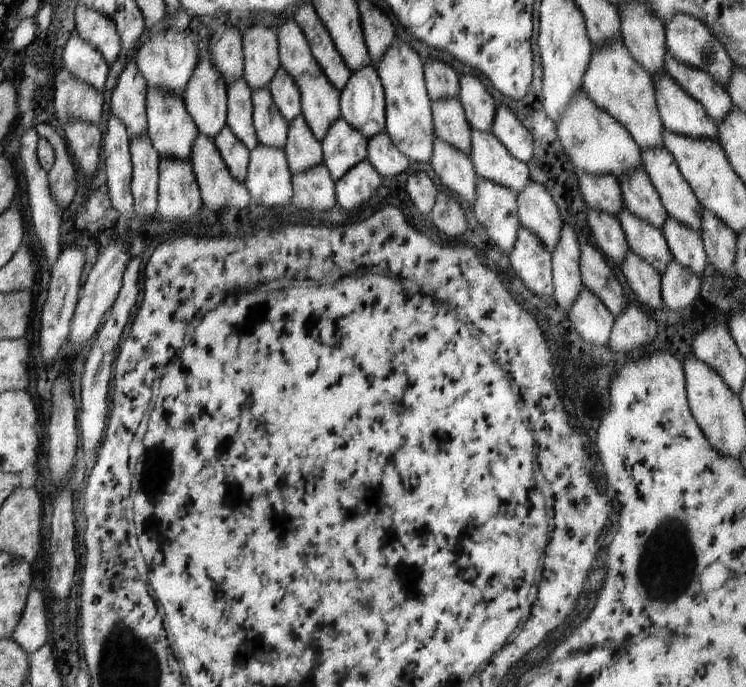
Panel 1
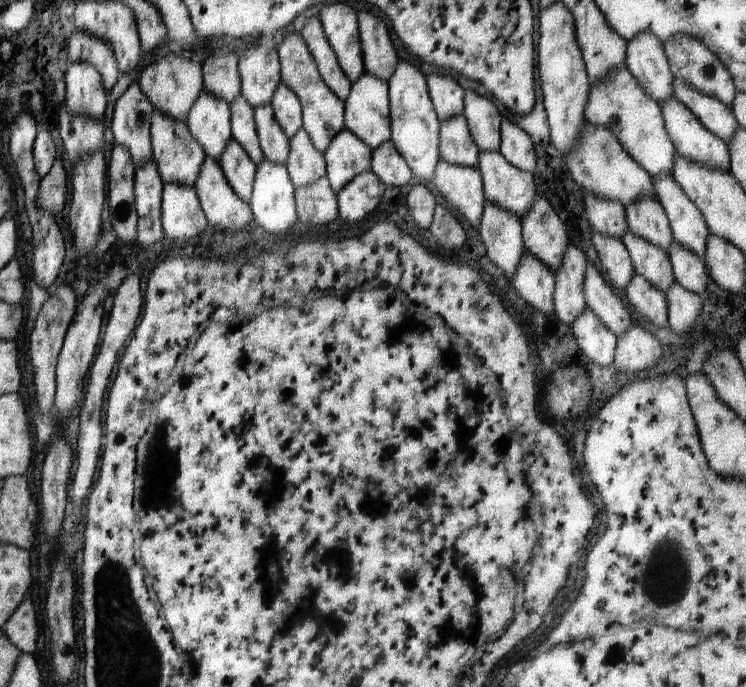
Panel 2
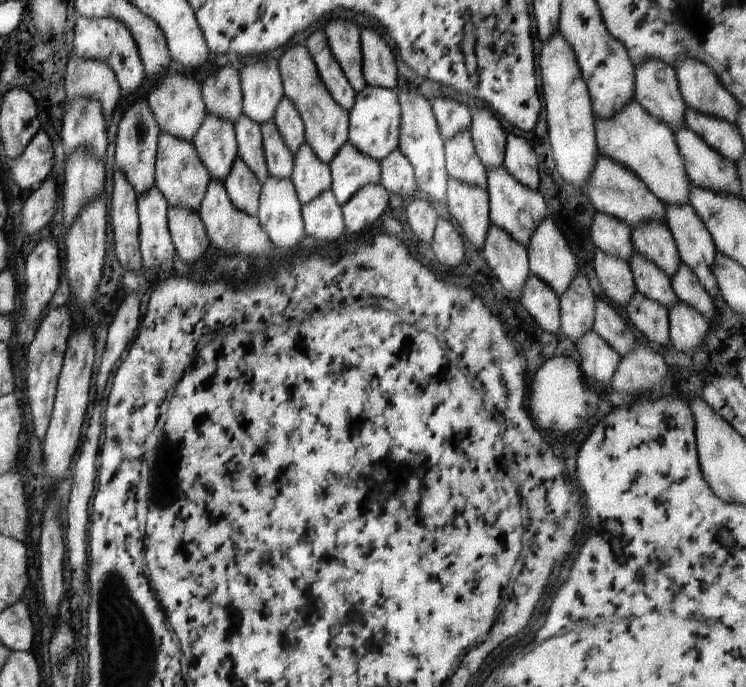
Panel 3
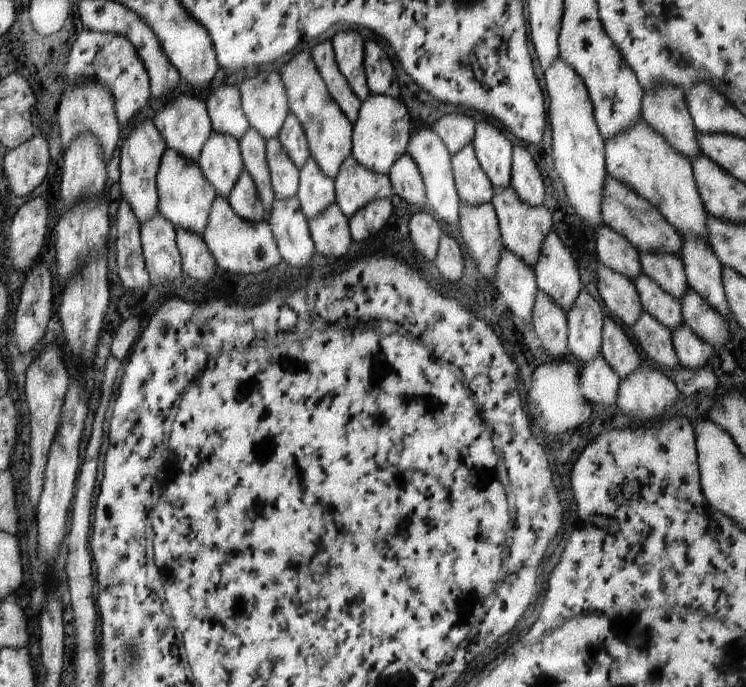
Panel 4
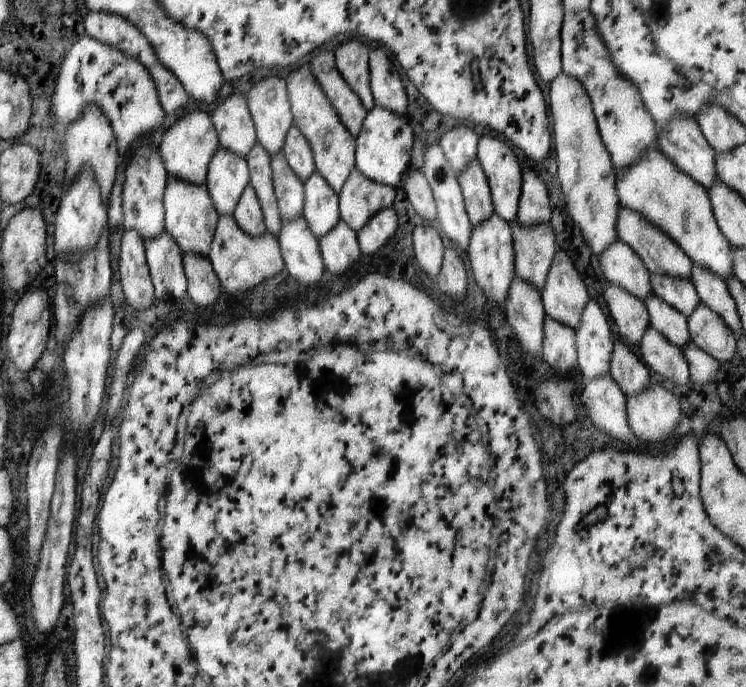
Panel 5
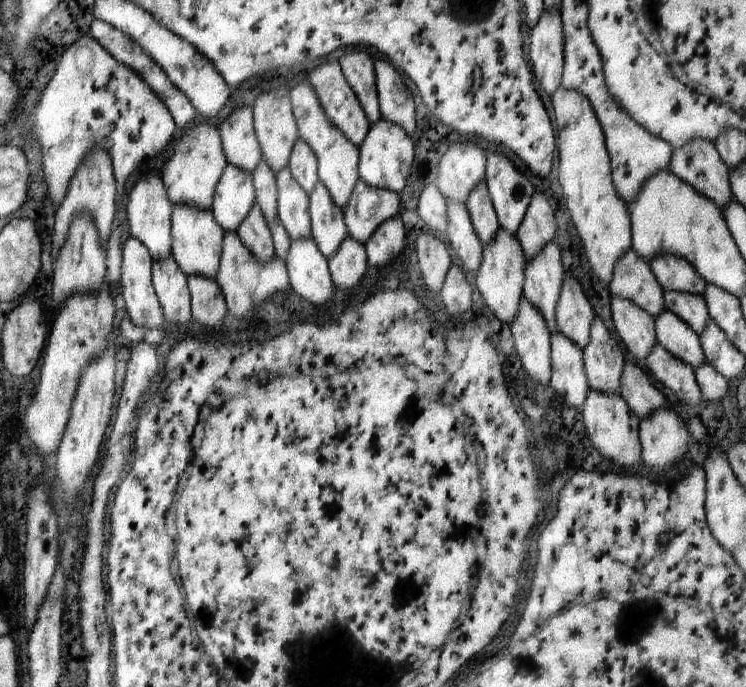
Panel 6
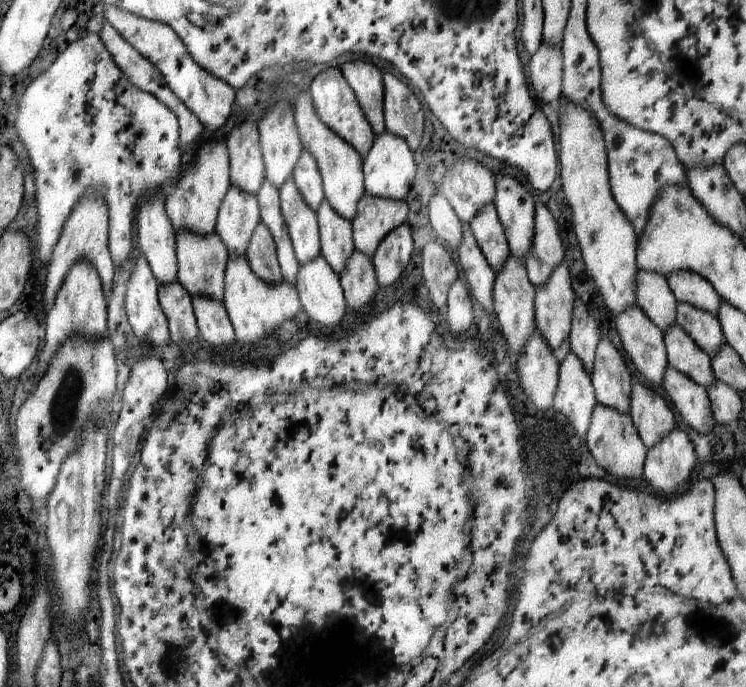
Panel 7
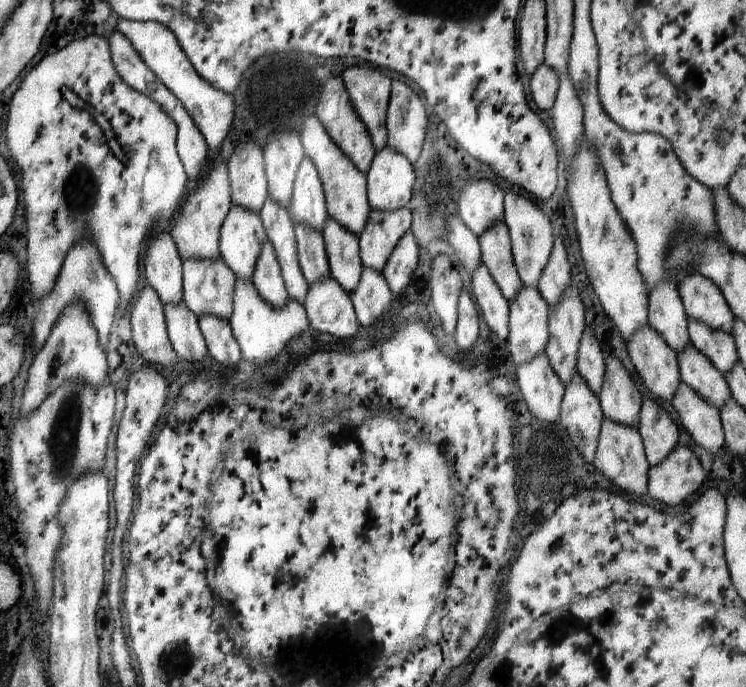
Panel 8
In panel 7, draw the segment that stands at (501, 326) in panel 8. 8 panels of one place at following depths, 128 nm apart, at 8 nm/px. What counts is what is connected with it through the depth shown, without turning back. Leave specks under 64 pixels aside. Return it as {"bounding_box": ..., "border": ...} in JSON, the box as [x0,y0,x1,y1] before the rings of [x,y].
{"bounding_box":[458,224,494,316],"border":[[[462,224],[462,242],[458,246],[458,260],[468,280],[470,292],[484,312],[494,316],[494,271],[482,254],[469,224]]]}

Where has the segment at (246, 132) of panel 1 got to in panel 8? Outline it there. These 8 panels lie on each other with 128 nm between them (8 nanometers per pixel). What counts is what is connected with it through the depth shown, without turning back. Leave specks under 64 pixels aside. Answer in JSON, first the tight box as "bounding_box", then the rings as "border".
{"bounding_box":[259,198,309,305],"border":[[[269,198],[259,216],[267,240],[274,248],[288,297],[304,305],[309,285],[301,272],[295,226],[290,221],[287,209]]]}

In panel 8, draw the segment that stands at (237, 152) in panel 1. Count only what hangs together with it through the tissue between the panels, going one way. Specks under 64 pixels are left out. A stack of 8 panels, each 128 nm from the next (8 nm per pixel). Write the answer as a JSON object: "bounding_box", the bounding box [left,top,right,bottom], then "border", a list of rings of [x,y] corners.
{"bounding_box":[251,240,289,309],"border":[[[268,240],[262,246],[251,282],[258,295],[270,307],[282,309],[288,303],[289,297],[281,276],[281,269],[274,248]]]}

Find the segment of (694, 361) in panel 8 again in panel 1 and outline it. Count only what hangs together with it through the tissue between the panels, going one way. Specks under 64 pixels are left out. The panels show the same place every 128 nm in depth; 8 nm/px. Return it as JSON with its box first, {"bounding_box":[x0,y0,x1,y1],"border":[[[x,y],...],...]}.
{"bounding_box":[616,206,673,274],"border":[[[626,206],[616,216],[624,230],[629,250],[652,264],[658,274],[664,274],[673,256],[662,231],[654,228],[650,222],[634,216],[630,210],[626,210]]]}

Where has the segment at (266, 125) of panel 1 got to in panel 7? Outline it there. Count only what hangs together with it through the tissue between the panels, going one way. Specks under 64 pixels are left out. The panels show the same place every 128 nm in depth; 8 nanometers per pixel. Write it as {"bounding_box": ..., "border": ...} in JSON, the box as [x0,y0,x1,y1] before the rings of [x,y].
{"bounding_box":[279,177,320,264],"border":[[[290,177],[279,188],[280,212],[300,264],[308,264],[320,254],[320,231],[316,213],[304,202],[294,180]]]}

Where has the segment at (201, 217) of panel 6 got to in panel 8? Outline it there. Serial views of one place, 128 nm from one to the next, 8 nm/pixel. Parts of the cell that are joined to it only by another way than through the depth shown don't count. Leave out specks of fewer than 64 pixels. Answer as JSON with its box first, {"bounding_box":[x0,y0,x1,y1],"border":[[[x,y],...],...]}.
{"bounding_box":[182,258,237,321],"border":[[[221,258],[217,260],[187,259],[182,262],[184,290],[182,301],[186,304],[188,311],[197,318],[211,315],[228,321],[233,312],[234,288],[237,282],[235,275]]]}

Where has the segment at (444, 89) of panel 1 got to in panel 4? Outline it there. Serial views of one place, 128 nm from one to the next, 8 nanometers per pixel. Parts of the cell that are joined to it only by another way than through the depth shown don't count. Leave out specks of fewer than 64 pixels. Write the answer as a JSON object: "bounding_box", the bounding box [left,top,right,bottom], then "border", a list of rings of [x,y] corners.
{"bounding_box":[433,114,475,156],"border":[[[448,114],[434,123],[433,130],[442,139],[451,156],[454,156],[458,150],[473,141],[475,123],[470,114]]]}

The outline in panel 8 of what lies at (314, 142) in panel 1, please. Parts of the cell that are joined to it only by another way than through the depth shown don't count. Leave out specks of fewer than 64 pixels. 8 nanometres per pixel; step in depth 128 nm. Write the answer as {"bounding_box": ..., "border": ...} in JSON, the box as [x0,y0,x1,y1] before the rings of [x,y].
{"bounding_box":[322,216,363,292],"border":[[[328,216],[322,228],[331,276],[346,292],[354,292],[360,282],[363,262],[358,237]]]}

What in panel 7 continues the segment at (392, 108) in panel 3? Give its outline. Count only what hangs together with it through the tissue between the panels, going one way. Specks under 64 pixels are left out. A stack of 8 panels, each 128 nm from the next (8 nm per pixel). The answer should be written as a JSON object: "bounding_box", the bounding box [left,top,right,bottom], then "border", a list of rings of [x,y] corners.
{"bounding_box":[362,131,415,200],"border":[[[384,131],[375,136],[374,144],[362,164],[365,192],[374,198],[392,198],[392,200],[404,200],[406,194],[412,188],[415,178],[415,158],[406,140]]]}

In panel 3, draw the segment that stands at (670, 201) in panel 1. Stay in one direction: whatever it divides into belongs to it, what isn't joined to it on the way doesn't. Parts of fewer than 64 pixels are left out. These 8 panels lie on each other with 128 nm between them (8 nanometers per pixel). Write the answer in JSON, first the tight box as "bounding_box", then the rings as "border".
{"bounding_box":[665,204,719,296],"border":[[[666,204],[665,211],[665,223],[672,233],[682,264],[686,264],[692,270],[692,274],[696,276],[706,292],[711,296],[719,294],[716,276],[714,276],[714,260],[716,260],[717,250],[705,224],[690,204]]]}

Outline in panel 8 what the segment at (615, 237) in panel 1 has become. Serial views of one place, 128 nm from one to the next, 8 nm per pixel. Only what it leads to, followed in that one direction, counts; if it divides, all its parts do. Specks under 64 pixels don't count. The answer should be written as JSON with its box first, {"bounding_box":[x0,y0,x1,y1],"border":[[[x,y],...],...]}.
{"bounding_box":[626,324,681,402],"border":[[[649,324],[642,326],[626,346],[646,388],[661,401],[671,402],[681,380],[674,350]]]}

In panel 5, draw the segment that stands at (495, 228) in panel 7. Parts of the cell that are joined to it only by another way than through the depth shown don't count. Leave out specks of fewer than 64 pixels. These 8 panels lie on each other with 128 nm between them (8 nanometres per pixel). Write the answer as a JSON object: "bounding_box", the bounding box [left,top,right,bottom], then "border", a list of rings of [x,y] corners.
{"bounding_box":[457,158,495,226],"border":[[[474,158],[457,179],[460,183],[468,218],[473,226],[480,226],[494,214],[495,210],[488,179],[479,160]]]}

